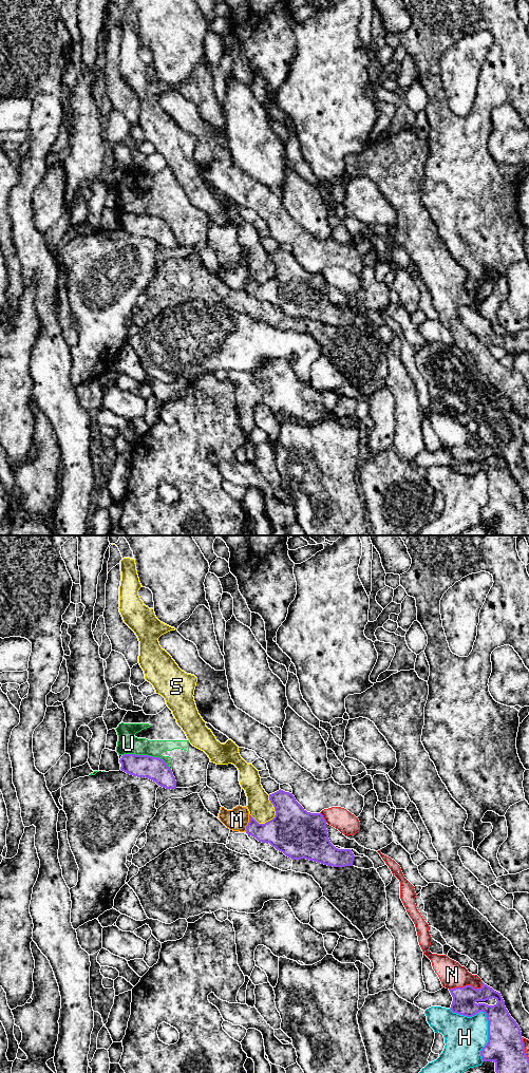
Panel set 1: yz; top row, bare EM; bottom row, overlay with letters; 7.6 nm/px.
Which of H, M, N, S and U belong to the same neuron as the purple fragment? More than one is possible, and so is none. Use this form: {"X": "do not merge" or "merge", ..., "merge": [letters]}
{"H": "do not merge", "M": "do not merge", "N": "do not merge", "S": "do not merge", "U": "do not merge", "merge": []}

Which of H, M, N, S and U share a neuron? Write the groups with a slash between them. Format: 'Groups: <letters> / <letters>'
Groups: H / M / N / S / U

